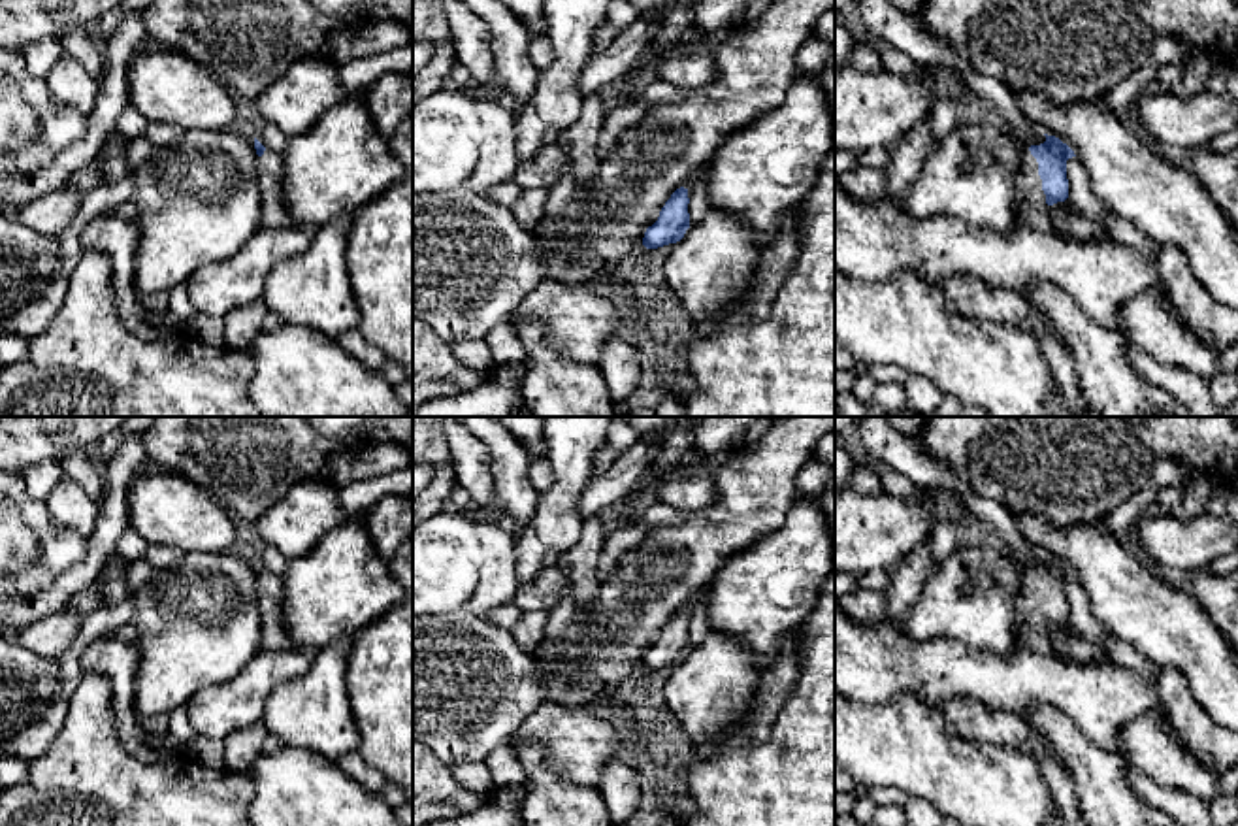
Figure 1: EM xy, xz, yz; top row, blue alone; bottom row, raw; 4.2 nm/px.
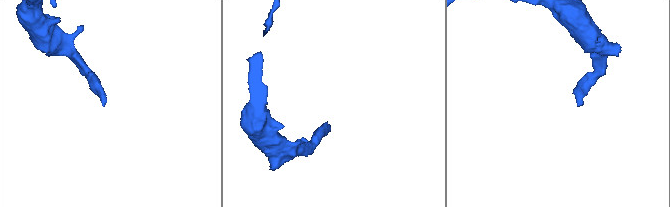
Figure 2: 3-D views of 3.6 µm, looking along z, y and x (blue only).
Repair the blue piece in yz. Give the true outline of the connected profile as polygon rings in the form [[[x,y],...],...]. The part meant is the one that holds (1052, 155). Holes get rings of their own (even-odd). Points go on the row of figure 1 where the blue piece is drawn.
[[[1055,136],[1023,147],[1018,173],[1018,219],[1021,226],[1051,232],[1050,209],[1068,198],[1067,160],[1074,151]]]

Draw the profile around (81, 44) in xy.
[[[75,28],[58,38],[62,53],[75,58],[87,74],[100,83],[106,74],[104,47],[94,28]]]

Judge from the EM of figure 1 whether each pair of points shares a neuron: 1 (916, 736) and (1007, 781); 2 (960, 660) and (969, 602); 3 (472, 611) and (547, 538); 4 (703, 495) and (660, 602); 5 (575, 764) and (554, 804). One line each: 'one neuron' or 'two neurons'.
1: one neuron
2: two neurons
3: two neurons
4: two neurons
5: two neurons

